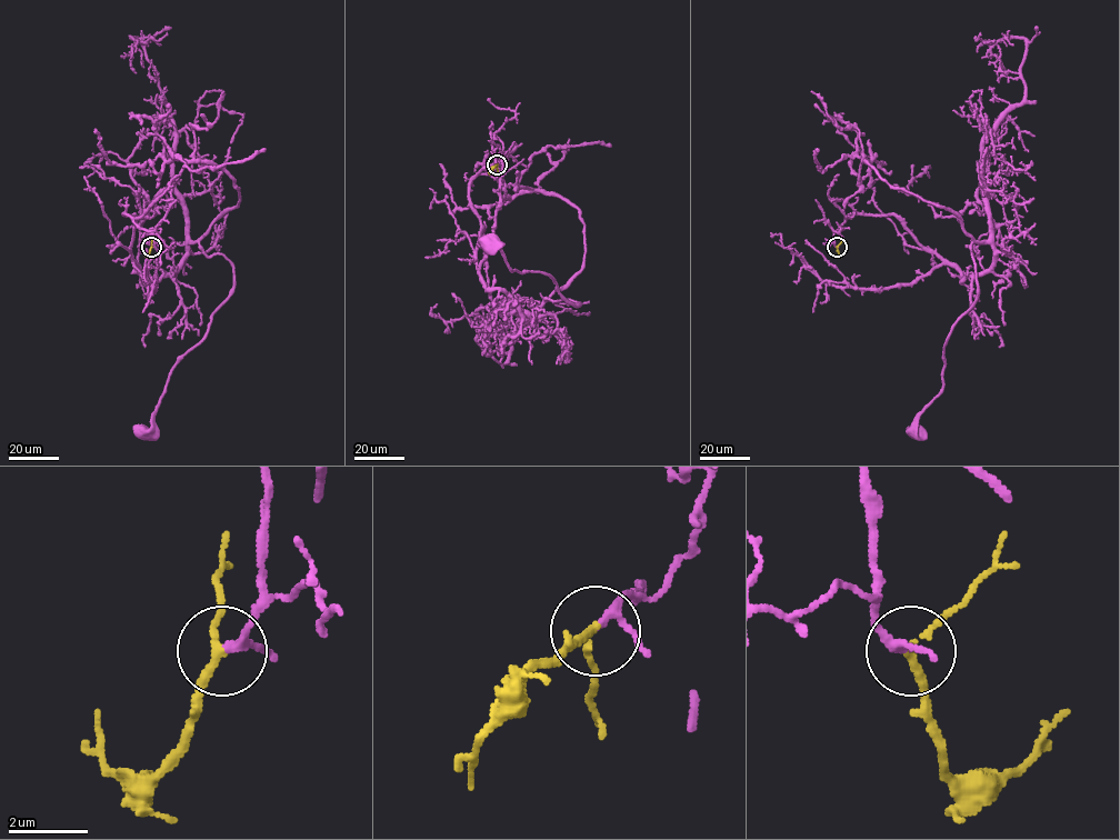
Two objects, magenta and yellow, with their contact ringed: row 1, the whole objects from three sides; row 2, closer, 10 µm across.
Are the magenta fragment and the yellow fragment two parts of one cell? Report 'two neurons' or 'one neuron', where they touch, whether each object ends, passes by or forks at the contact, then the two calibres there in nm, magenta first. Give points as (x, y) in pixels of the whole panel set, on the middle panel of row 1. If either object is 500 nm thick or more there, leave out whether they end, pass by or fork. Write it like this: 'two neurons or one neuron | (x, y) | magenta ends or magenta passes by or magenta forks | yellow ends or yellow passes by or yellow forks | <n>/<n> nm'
one neuron | (497, 164) | magenta passes by | yellow passes by | 160/190 nm

